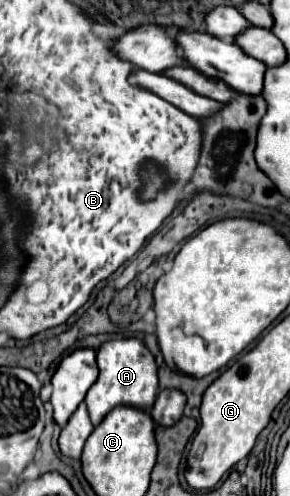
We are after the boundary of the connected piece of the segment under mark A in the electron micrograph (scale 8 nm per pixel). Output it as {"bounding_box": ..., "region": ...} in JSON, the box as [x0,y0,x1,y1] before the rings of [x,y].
{"bounding_box":[86,339,158,427],"region":[[[116,339],[104,343],[96,353],[100,375],[96,383],[88,389],[86,405],[92,425],[96,427],[114,407],[126,405],[136,409],[150,409],[158,391],[158,371],[154,357],[138,339]]]}

